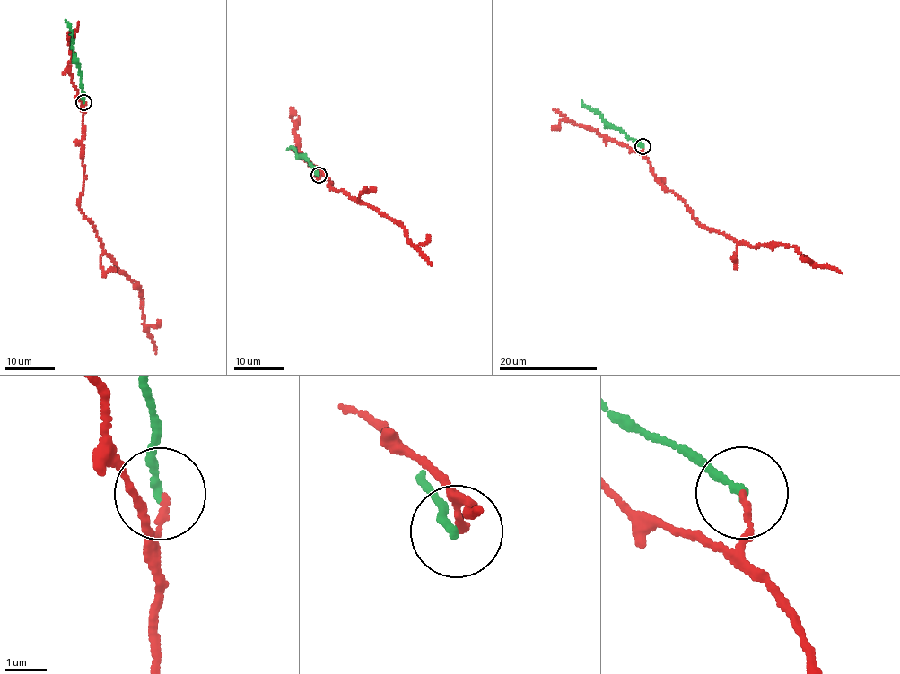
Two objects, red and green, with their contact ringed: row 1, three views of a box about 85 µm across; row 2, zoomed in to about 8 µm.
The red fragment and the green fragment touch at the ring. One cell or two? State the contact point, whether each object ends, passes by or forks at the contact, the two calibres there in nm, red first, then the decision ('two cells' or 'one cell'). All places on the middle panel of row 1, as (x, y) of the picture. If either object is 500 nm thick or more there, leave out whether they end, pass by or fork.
place (318, 175); red ends; green ends; calibres 160 and 180 nm; one cell

